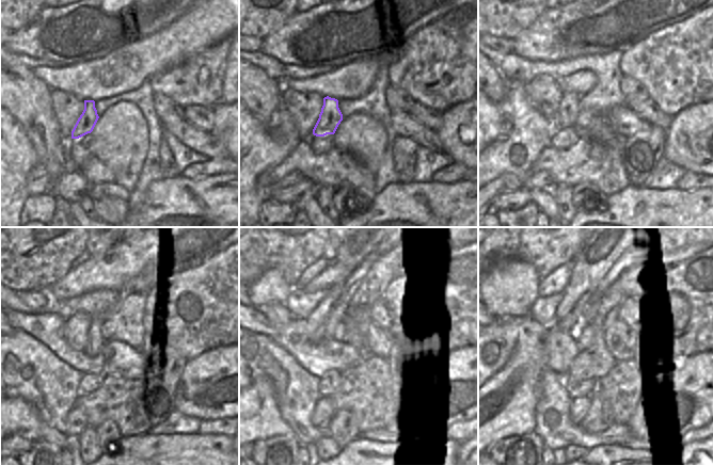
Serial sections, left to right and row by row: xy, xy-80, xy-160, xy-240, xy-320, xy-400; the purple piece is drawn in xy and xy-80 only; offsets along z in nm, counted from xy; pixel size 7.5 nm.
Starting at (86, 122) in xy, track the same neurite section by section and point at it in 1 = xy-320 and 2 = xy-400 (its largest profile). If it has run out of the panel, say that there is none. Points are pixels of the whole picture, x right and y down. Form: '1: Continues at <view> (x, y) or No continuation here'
1: Continues at xy-320 (339, 335)
2: Continues at xy-400 (585, 333).

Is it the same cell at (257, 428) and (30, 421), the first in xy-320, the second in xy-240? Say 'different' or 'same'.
same

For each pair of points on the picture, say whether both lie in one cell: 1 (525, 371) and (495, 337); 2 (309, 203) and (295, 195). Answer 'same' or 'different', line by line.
1: different
2: different

